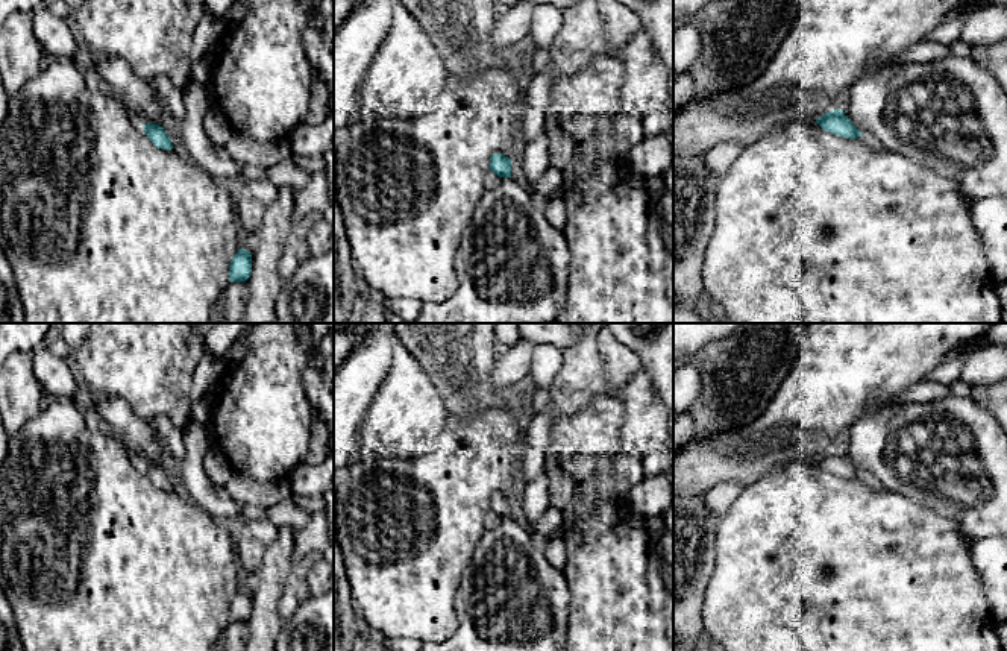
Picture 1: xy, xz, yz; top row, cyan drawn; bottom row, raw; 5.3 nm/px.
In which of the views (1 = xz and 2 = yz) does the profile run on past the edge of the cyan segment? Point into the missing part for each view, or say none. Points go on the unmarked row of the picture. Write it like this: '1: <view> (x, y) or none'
1: none
2: none

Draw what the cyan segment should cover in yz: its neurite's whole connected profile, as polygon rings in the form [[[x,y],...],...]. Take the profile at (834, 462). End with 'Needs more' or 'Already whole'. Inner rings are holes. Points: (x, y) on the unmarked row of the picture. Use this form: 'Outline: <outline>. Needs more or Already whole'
Outline: [[[833,449],[823,454],[816,463],[827,472],[843,476],[843,478],[858,478],[861,472],[854,466],[854,463],[845,455],[843,449]]]. Already whole

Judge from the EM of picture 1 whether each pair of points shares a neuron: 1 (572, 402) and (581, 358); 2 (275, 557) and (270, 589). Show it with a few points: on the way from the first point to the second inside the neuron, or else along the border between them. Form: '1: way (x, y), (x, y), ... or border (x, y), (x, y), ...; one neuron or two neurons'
1: way (572, 392), (581, 380), (581, 369); one neuron
2: way (275, 565), (272, 581); one neuron

